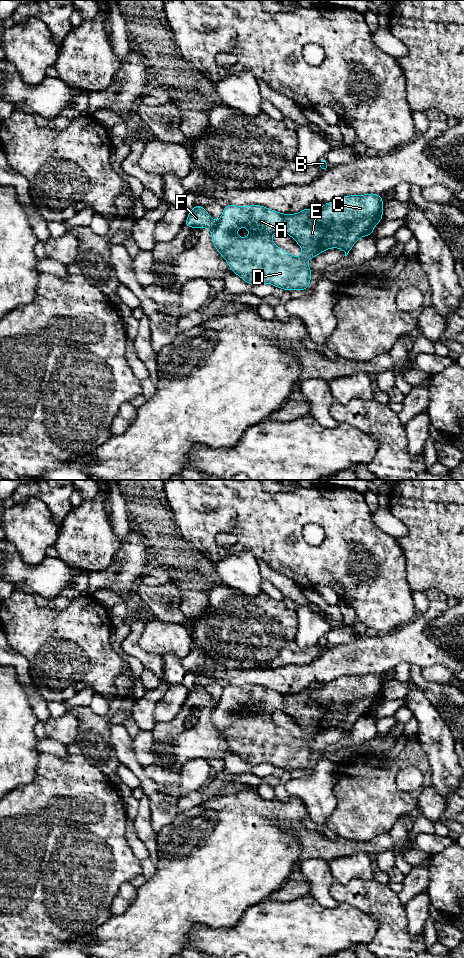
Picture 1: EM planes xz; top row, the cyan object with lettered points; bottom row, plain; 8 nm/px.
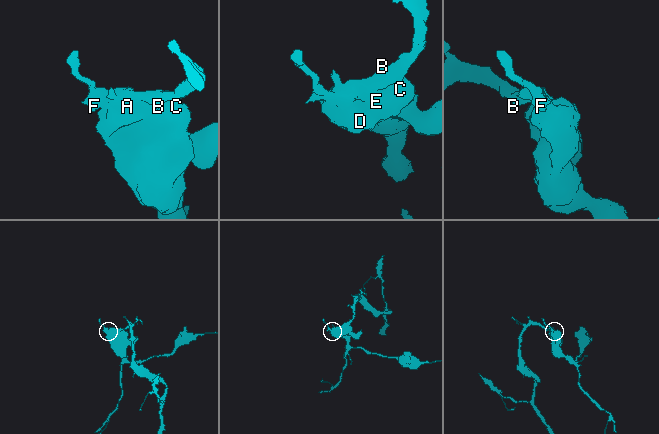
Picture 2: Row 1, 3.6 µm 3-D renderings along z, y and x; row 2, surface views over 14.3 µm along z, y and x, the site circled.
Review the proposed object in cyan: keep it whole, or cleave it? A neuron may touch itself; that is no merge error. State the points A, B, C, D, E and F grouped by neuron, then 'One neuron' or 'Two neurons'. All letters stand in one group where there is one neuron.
Groups: A C D E / B F. Two neurons

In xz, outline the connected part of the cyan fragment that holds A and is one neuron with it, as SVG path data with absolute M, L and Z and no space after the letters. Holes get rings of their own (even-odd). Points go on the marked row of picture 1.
M380 194L349 195L324 203L322 208L313 210L308 207L296 214L282 214L261 205L238 207L229 203L223 208L218 225L212 232L211 241L235 275L240 276L248 284L257 286L270 283L276 288L288 291L307 291L311 281L311 268L307 265L307 260L330 248L341 248L347 256L358 239L373 234L375 225L383 219L383 203ZM239 227L246 227L249 230L247 238L240 238L237 235L236 230ZM278 230L286 232L298 243L303 250L300 257L294 257L273 243L272 234Z

